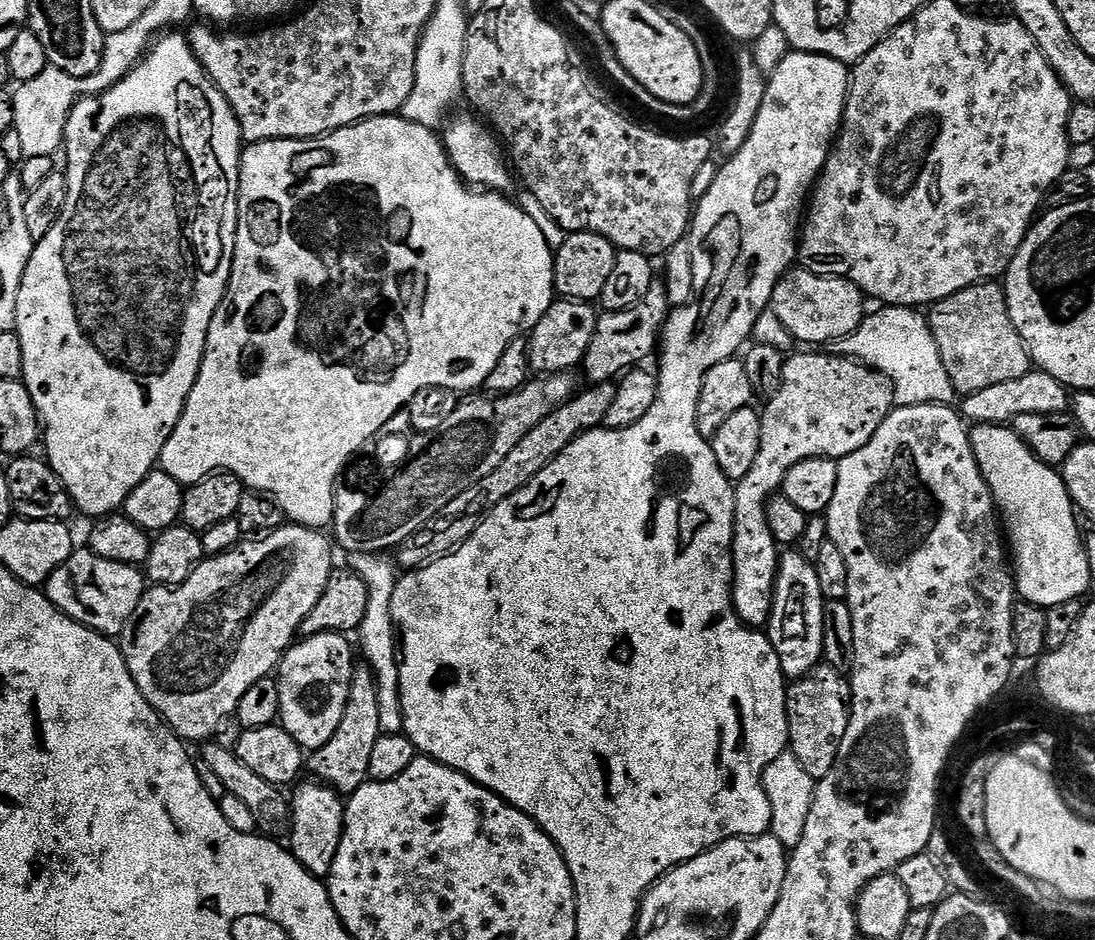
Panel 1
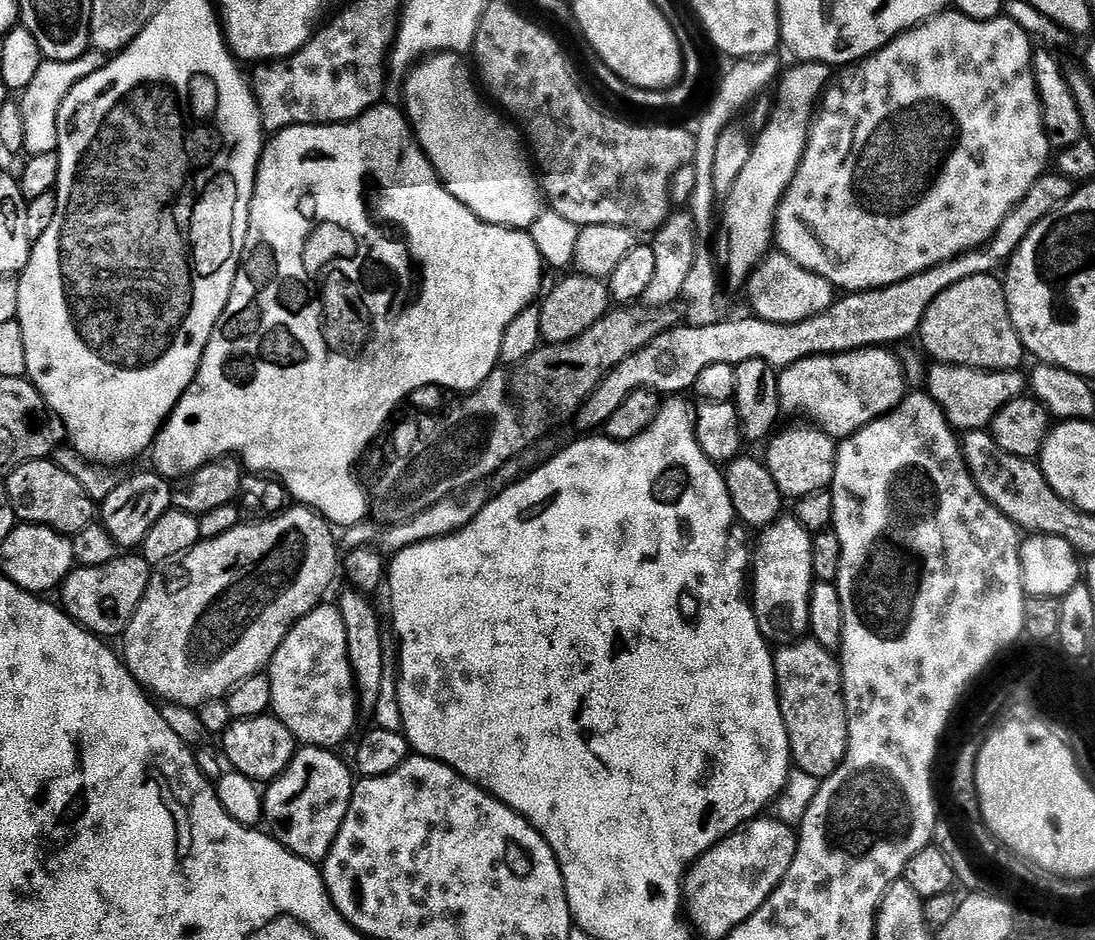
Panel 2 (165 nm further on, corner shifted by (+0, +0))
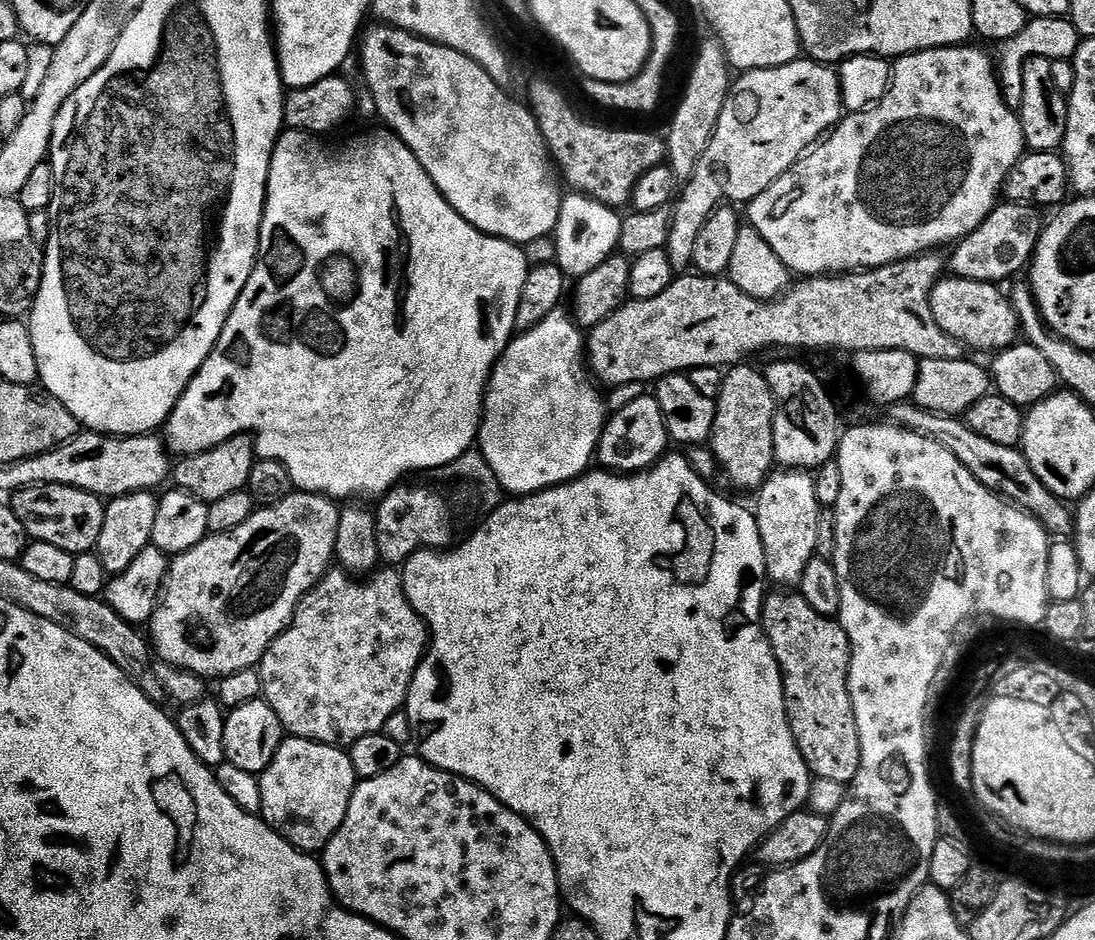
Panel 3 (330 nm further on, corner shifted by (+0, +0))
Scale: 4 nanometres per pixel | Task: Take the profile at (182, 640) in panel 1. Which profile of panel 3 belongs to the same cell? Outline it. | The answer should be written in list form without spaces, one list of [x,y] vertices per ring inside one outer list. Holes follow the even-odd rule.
[[[296,490],[293,491],[291,496],[269,503],[267,506],[257,507],[256,513],[246,522],[242,522],[242,526],[238,526],[238,530],[209,534],[205,540],[198,542],[198,546],[194,546],[194,550],[186,550],[180,556],[175,557],[171,561],[168,570],[168,579],[164,581],[162,599],[150,621],[150,629],[152,628],[152,636],[150,632],[150,638],[154,643],[159,659],[161,656],[162,659],[166,660],[164,662],[167,665],[173,668],[184,669],[203,678],[211,678],[210,676],[223,678],[225,676],[234,676],[238,672],[255,669],[260,661],[264,659],[264,655],[268,652],[268,647],[288,629],[293,616],[296,614],[296,607],[300,605],[304,595],[314,585],[319,584],[333,567],[336,554],[336,539],[338,538],[339,517],[340,508],[335,499],[321,496],[319,492]]]

